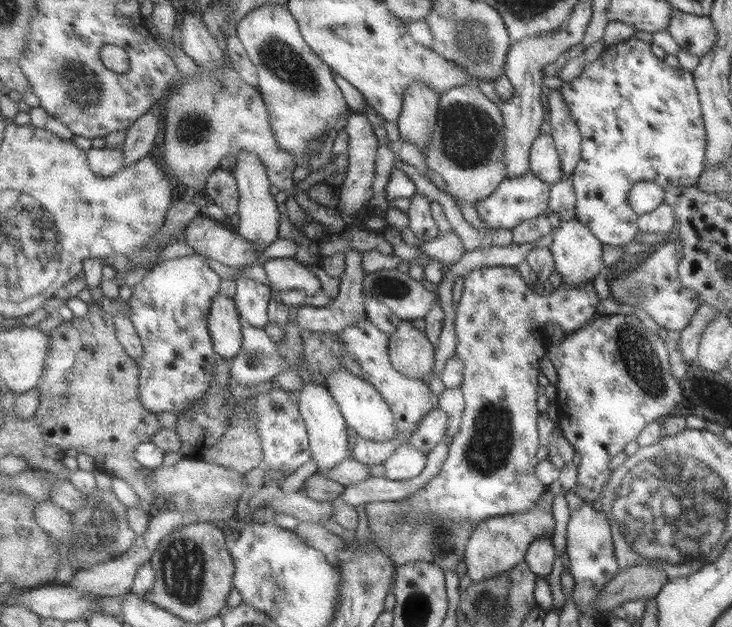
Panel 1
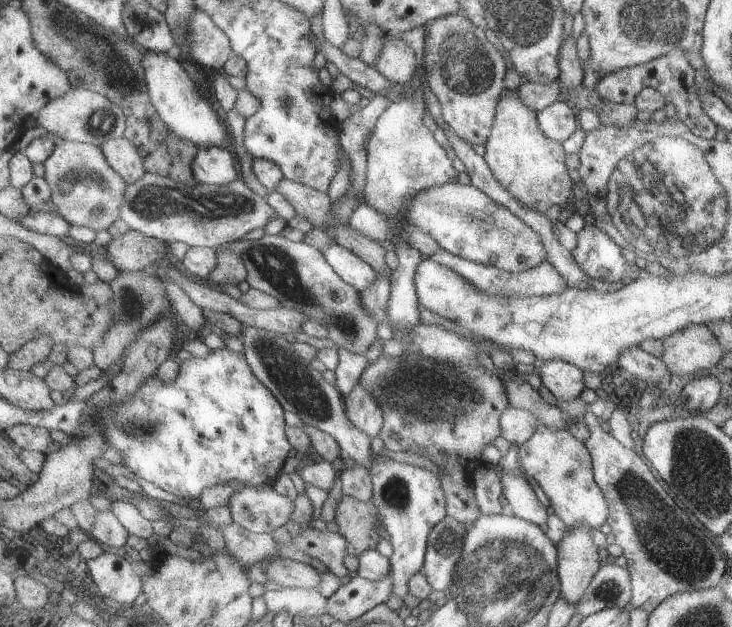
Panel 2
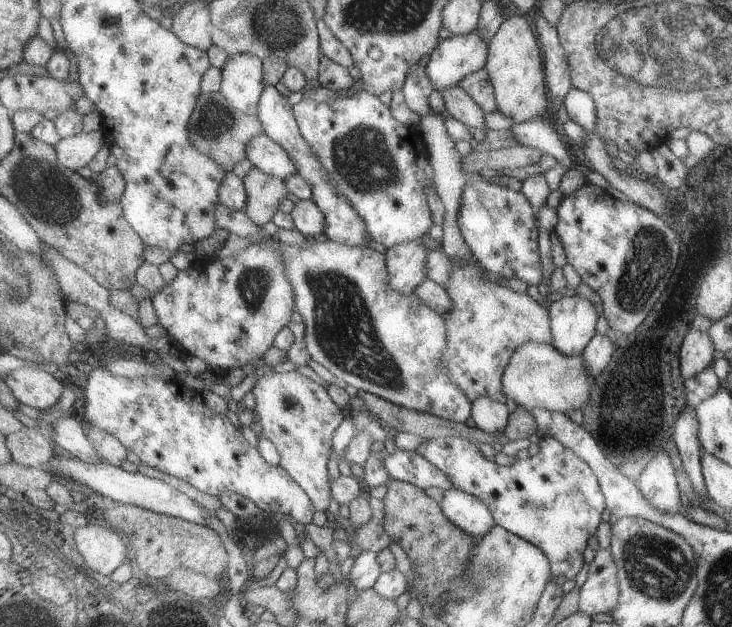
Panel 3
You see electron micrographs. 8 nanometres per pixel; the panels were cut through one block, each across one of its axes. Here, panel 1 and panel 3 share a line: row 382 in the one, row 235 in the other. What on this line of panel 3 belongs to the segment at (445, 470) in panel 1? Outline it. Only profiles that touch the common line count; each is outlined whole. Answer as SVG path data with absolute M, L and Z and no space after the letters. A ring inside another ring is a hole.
M478 172L472 174L463 193L459 226L473 256L487 272L509 280L520 279L529 285L538 285L543 280L543 264L539 254L540 232L537 232L535 209L522 190L512 190L509 186L495 184L489 178L481 177Z

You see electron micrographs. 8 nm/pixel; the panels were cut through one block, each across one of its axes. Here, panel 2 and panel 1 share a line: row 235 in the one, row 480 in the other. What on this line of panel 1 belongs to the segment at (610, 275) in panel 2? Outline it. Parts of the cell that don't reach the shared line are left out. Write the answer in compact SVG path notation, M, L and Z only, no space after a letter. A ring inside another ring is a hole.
M618 312L617 314L606 315L603 314L601 317L593 320L591 323L587 323L583 328L576 330L573 333L568 333L567 337L559 343L547 343L547 356L553 362L555 370L557 372L558 382L556 384L557 393L555 400L559 404L559 426L562 429L564 435L574 444L576 447L576 452L578 455L578 470L579 477L578 483L574 490L577 496L583 499L583 503L597 501L598 495L605 487L606 483L609 481L609 472L607 472L607 462L623 450L623 446L631 440L637 438L639 430L647 424L647 422L659 422L663 418L661 416L667 416L667 414L672 414L671 410L675 406L680 406L679 400L681 400L681 390L677 386L675 380L669 377L669 366L668 366L668 352L664 346L664 342L657 334L650 332L637 317L625 315L623 312Z

